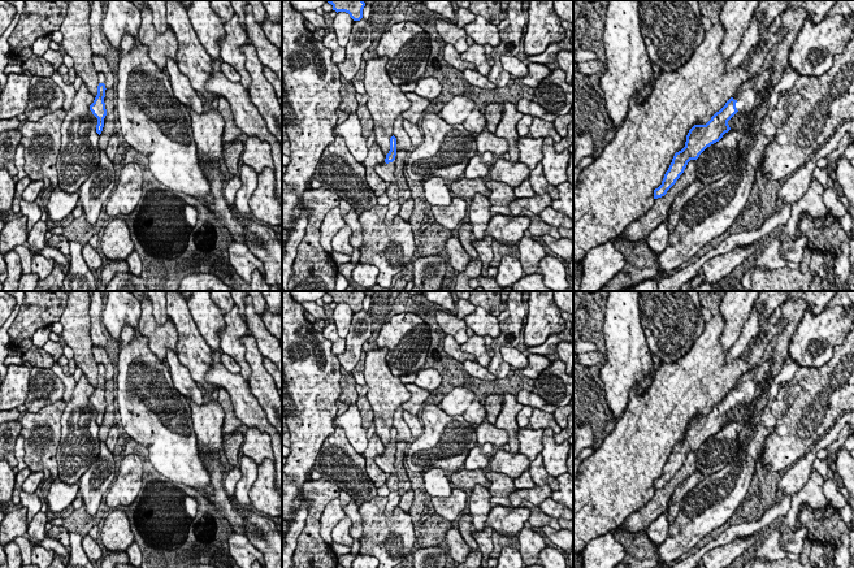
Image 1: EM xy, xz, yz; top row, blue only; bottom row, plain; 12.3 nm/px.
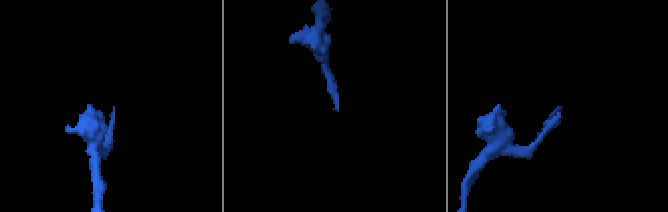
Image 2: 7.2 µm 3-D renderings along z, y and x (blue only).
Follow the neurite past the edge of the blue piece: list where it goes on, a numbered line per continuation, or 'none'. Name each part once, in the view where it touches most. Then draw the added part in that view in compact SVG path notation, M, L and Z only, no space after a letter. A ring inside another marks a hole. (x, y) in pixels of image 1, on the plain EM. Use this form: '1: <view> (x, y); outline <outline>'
1: yz (746, 391); outline M768 359L764 363L754 365L751 370L755 372L755 377L753 380L742 382L737 387L733 387L733 390L737 393L736 394L737 402L745 402L746 404L751 403L757 394L758 383L764 378L771 364L772 361Z

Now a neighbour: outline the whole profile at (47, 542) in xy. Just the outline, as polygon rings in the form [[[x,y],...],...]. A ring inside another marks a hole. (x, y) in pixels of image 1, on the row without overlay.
[[[47,534],[40,542],[36,542],[36,543],[39,546],[43,546],[45,550],[52,550],[58,558],[62,556],[62,558],[66,558],[68,560],[70,558],[69,550],[64,545],[61,545],[58,541],[56,541],[52,537],[48,537]]]

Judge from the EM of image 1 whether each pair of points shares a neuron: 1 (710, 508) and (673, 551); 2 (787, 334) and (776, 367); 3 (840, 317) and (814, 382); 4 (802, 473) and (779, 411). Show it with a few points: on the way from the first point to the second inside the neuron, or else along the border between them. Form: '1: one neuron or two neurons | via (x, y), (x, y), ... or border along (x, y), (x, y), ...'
1: one neuron | via (699, 519), (679, 541)
2: one neuron | via (783, 342), (779, 359)
3: two neurons | border along (840, 343), (819, 367), (800, 367)
4: two neurons | border along (805, 452), (794, 463)

